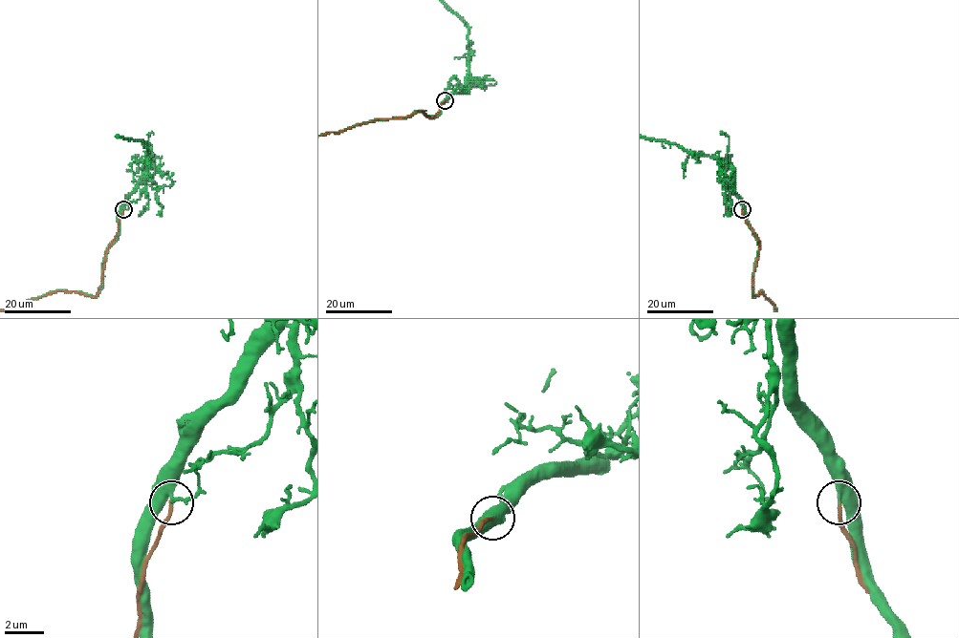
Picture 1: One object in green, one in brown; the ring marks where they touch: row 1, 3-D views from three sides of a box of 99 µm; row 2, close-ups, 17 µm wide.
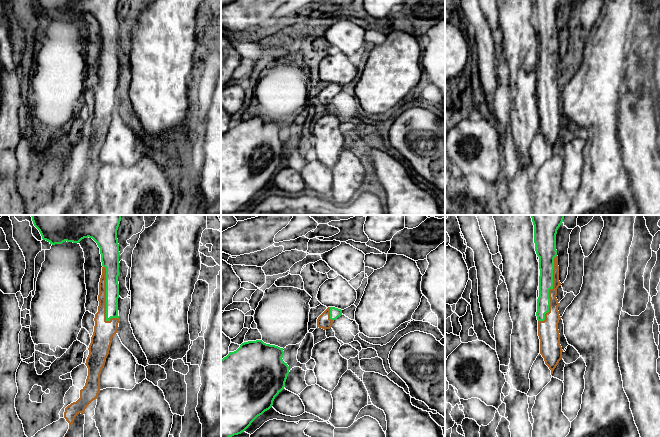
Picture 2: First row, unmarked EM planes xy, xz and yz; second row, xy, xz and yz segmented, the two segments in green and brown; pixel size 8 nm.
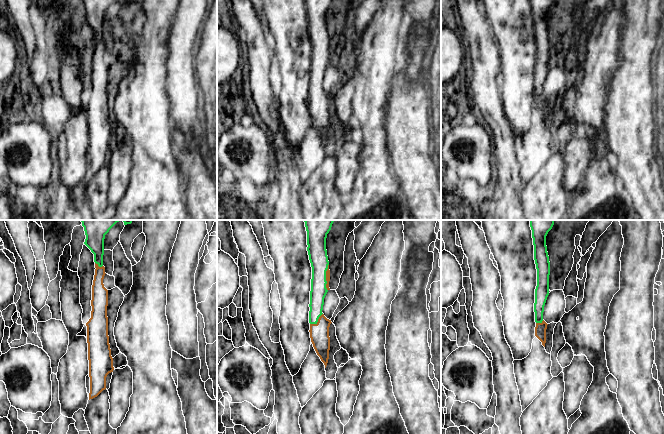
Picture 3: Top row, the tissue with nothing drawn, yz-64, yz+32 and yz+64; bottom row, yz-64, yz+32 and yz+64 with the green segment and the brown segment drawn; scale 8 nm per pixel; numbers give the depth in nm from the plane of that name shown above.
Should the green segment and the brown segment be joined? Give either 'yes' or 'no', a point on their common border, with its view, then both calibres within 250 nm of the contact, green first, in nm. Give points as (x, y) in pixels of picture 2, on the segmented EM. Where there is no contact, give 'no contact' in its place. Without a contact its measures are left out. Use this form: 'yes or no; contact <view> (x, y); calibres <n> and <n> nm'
yes; contact yz (549, 289); calibres 130 and 120 nm

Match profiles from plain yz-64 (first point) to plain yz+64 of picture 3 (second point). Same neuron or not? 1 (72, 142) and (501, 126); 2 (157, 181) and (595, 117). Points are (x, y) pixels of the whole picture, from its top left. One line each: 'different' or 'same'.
1: different
2: same

